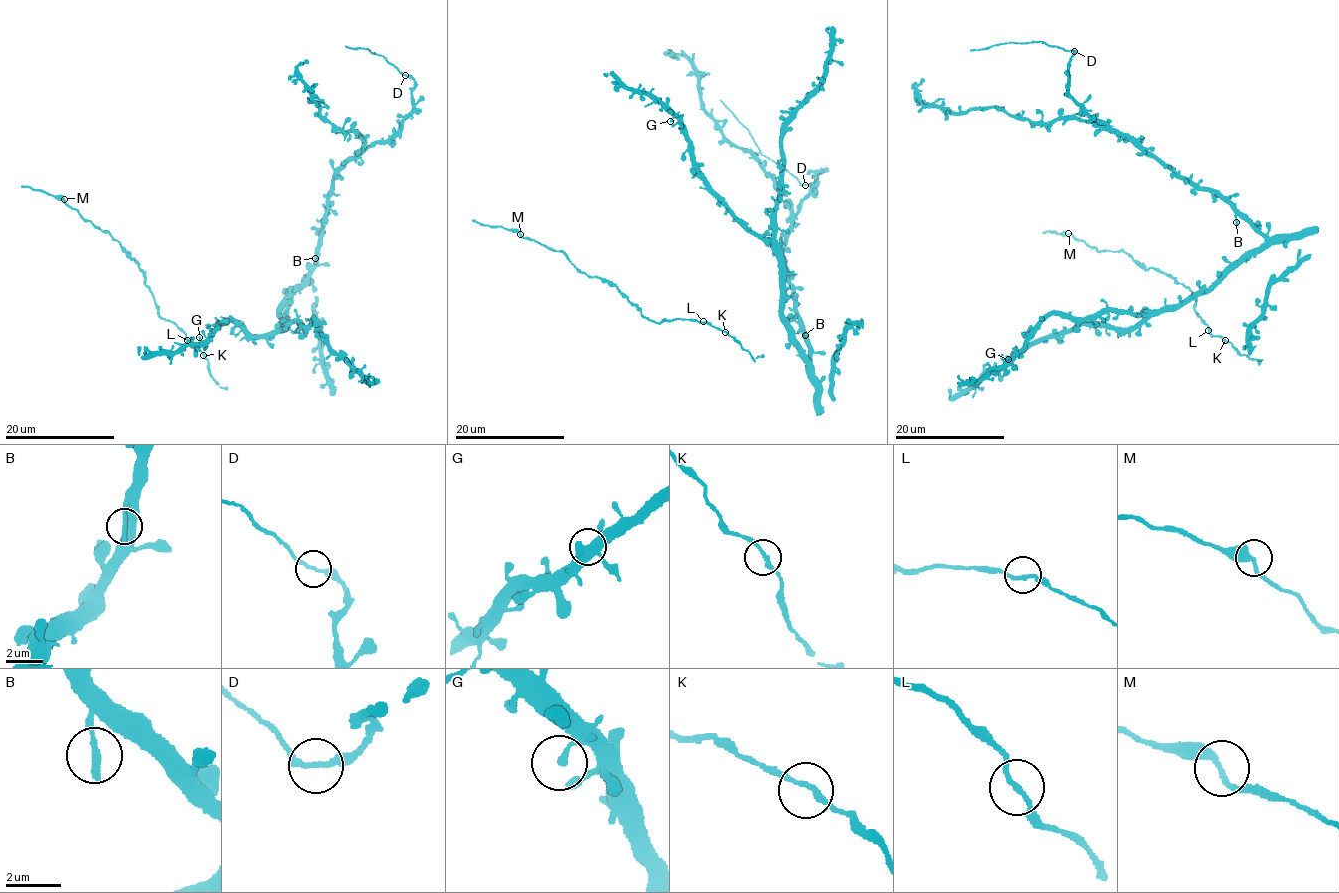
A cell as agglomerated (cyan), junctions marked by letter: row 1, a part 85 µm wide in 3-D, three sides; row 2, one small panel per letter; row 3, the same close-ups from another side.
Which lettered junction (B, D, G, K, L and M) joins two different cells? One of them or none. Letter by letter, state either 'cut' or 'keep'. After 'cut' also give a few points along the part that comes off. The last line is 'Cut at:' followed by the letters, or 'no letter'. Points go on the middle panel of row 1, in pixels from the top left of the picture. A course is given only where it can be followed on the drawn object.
B: keep
D: cut; foreign part runs (805, 185), (764, 156), (751, 134), (720, 100)
G: keep
K: keep
L: keep
M: keep
Cut at: D

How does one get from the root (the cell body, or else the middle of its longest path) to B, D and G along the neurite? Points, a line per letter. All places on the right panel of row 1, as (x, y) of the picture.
B: (1256, 249), (1264, 238), (1238, 215), (1236, 222)
D: (1256, 249), (1264, 238), (1229, 203), (1196, 189), (1129, 138), (1086, 115), (1068, 91), (1068, 65), (1075, 51)
G: (1256, 249), (1211, 286), (1165, 306), (1137, 326), (1075, 324), (1032, 341), (1008, 359)

